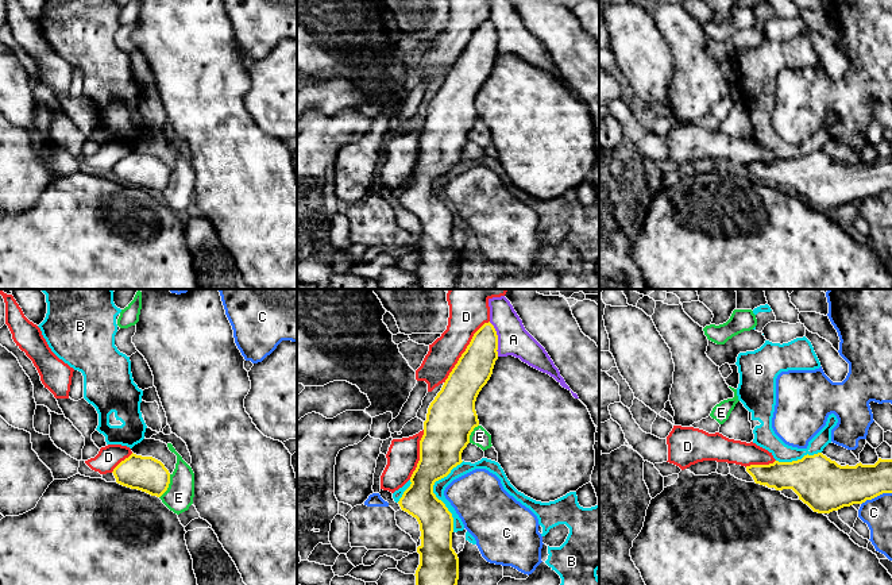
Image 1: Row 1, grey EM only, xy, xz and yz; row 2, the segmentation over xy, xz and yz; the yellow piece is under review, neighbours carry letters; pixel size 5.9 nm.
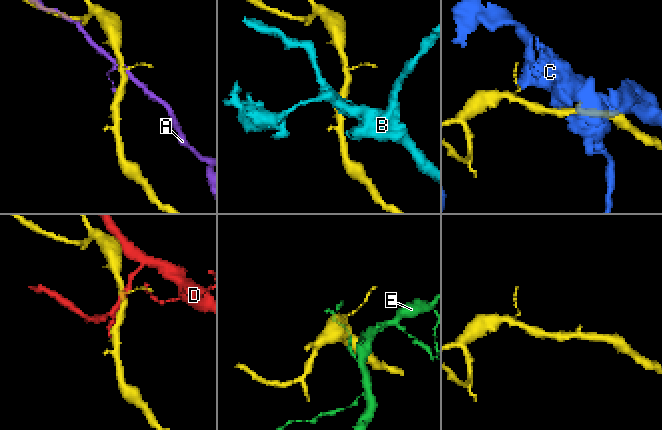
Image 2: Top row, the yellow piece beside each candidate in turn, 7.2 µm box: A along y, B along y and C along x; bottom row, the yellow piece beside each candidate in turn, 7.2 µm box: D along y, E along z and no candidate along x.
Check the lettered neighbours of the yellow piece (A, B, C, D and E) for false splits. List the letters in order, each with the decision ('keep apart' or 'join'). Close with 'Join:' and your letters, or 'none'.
A: keep apart
B: keep apart
C: keep apart
D: keep apart
E: keep apart
Join: none

